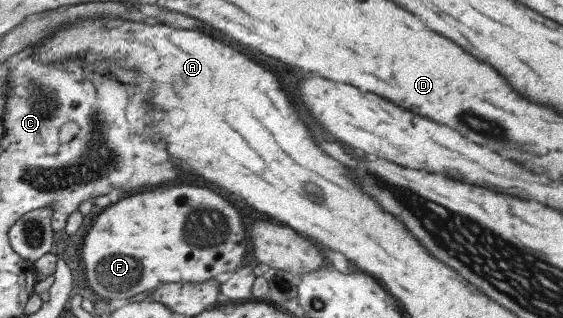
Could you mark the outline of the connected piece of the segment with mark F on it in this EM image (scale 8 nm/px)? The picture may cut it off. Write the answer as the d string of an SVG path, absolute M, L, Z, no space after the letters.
M159 185L157 188L153 188L151 192L140 192L127 196L127 198L120 198L117 202L111 202L111 206L106 206L95 218L95 221L91 224L87 230L85 237L83 237L83 243L81 244L81 250L79 250L79 256L83 260L84 275L86 278L87 287L90 292L96 297L101 299L116 299L117 301L124 302L125 300L143 292L145 290L153 290L160 285L165 285L170 282L201 282L206 281L209 278L217 276L220 272L226 270L237 270L243 261L243 256L248 252L249 238L247 230L243 229L243 222L239 213L227 200L219 193L211 192L207 188L197 188L197 186L165 186Z

